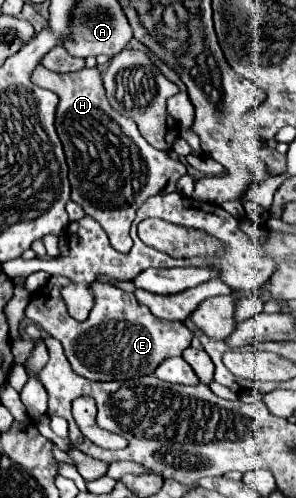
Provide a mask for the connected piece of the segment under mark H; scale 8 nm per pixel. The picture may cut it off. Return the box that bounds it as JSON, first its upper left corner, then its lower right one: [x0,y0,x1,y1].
[32,65,186,253]

